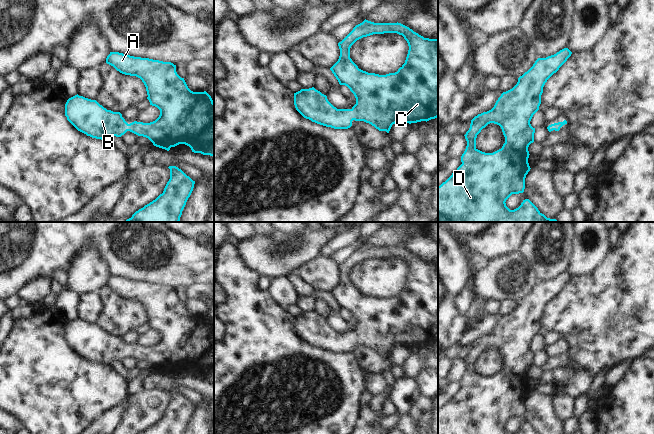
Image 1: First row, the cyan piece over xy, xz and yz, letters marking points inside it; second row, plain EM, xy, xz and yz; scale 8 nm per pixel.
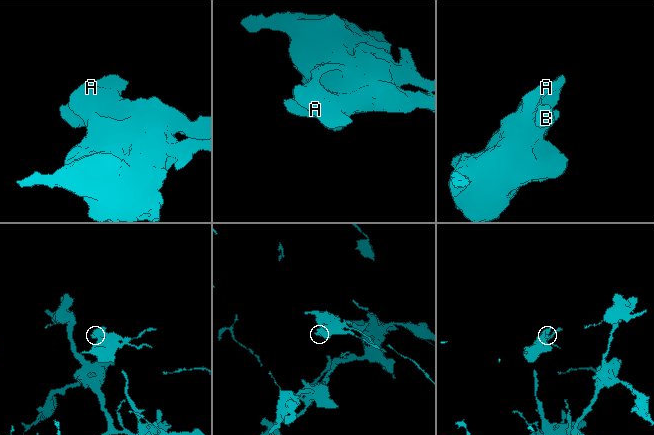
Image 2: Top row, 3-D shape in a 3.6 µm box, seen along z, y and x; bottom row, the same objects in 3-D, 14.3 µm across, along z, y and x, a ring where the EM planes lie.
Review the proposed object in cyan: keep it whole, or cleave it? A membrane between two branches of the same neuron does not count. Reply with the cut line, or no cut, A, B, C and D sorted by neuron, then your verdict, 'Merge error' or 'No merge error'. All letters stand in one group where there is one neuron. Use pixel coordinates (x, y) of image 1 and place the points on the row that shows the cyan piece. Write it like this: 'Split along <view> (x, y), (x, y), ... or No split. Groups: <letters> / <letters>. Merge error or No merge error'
No split. Groups: A B C D. No merge error.

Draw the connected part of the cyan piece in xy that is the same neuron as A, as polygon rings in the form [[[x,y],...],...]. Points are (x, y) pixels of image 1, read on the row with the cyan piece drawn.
[[[110,52],[106,63],[122,74],[136,76],[146,87],[150,105],[160,110],[159,117],[150,123],[134,121],[128,124],[120,112],[107,110],[96,100],[78,94],[65,104],[67,120],[80,132],[92,138],[108,140],[121,137],[127,131],[148,138],[154,146],[170,150],[179,144],[189,146],[194,153],[214,156],[214,102],[206,92],[191,91],[184,78],[176,72],[176,65],[149,58],[134,57],[119,52]]]

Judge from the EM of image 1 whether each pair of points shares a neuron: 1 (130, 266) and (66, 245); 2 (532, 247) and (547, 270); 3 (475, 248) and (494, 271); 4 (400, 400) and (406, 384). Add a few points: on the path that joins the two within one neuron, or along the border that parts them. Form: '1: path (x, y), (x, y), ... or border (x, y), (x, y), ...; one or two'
1: path (114, 253), (101, 240), (82, 240); one
2: path (537, 253), (545, 264); one
3: border (512, 253), (499, 255), (489, 260); two
4: path (402, 396), (406, 388); one

